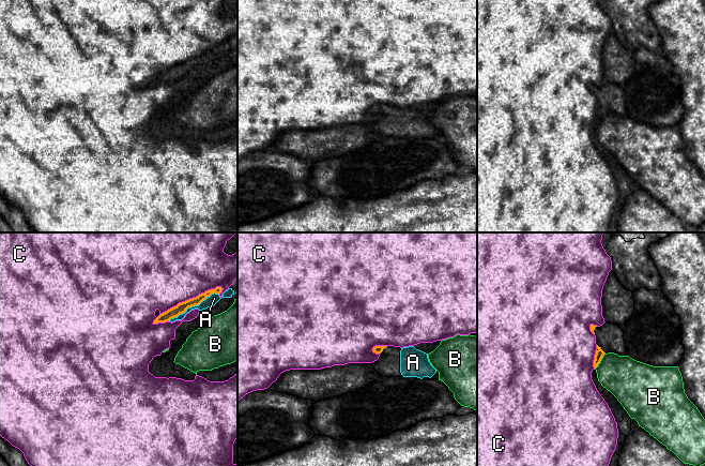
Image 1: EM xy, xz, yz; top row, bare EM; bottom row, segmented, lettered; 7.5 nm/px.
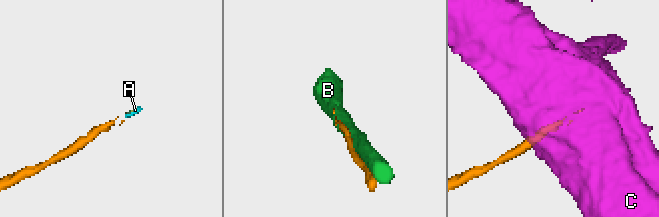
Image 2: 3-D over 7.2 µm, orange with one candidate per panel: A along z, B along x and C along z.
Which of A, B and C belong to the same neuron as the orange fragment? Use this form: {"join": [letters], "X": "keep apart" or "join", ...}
{"join": ["A"], "A": "join", "B": "keep apart", "C": "keep apart"}

